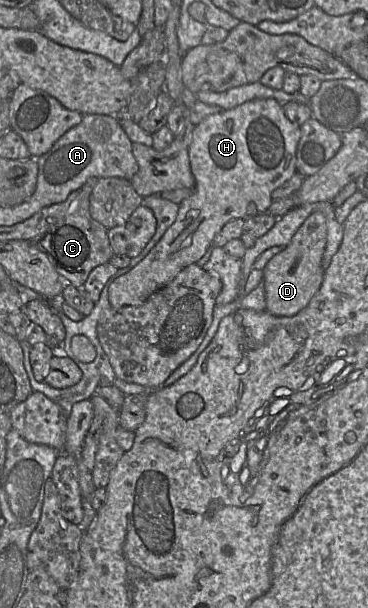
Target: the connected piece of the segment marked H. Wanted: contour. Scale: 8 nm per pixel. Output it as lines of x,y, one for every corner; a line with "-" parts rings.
272,98
254,99
233,109
222,110
194,127
188,154
195,178
193,193
179,204
174,223
165,231
149,253
125,274
117,277
108,288
112,308
137,306
152,293
167,285
185,267
196,263
209,247
214,247
216,234
230,220
247,219
266,213
273,201
272,192
296,173
296,150
301,127
291,122
283,105

